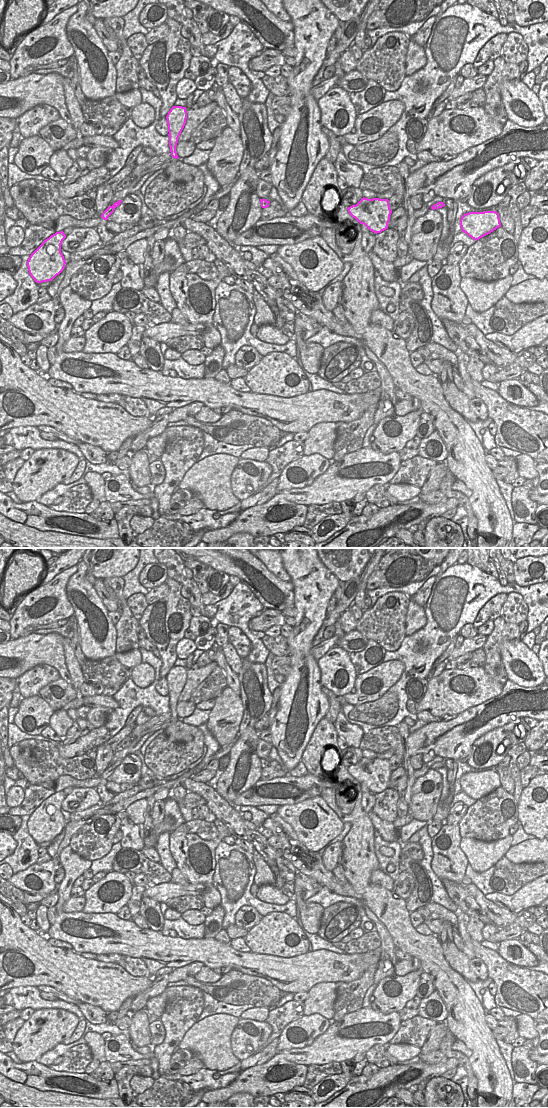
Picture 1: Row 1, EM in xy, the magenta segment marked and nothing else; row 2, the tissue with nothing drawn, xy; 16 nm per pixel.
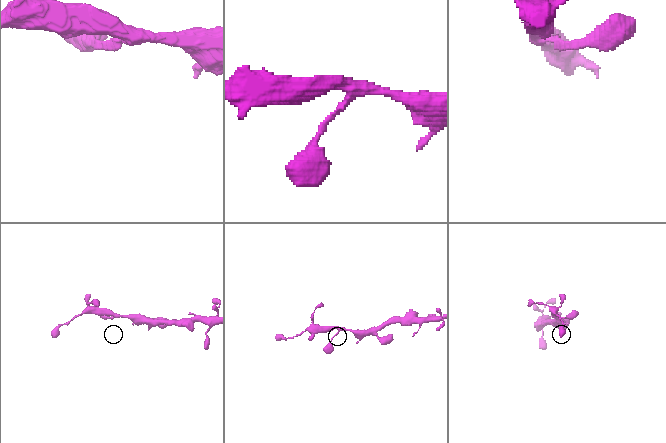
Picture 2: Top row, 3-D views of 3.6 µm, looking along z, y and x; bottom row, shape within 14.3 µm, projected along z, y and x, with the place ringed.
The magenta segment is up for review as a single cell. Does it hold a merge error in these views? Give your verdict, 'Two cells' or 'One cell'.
One cell.

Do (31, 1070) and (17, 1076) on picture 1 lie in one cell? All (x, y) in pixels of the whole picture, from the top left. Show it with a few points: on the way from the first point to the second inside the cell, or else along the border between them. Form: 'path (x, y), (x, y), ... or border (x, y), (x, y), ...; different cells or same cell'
path (28, 1073), (20, 1073); same cell

